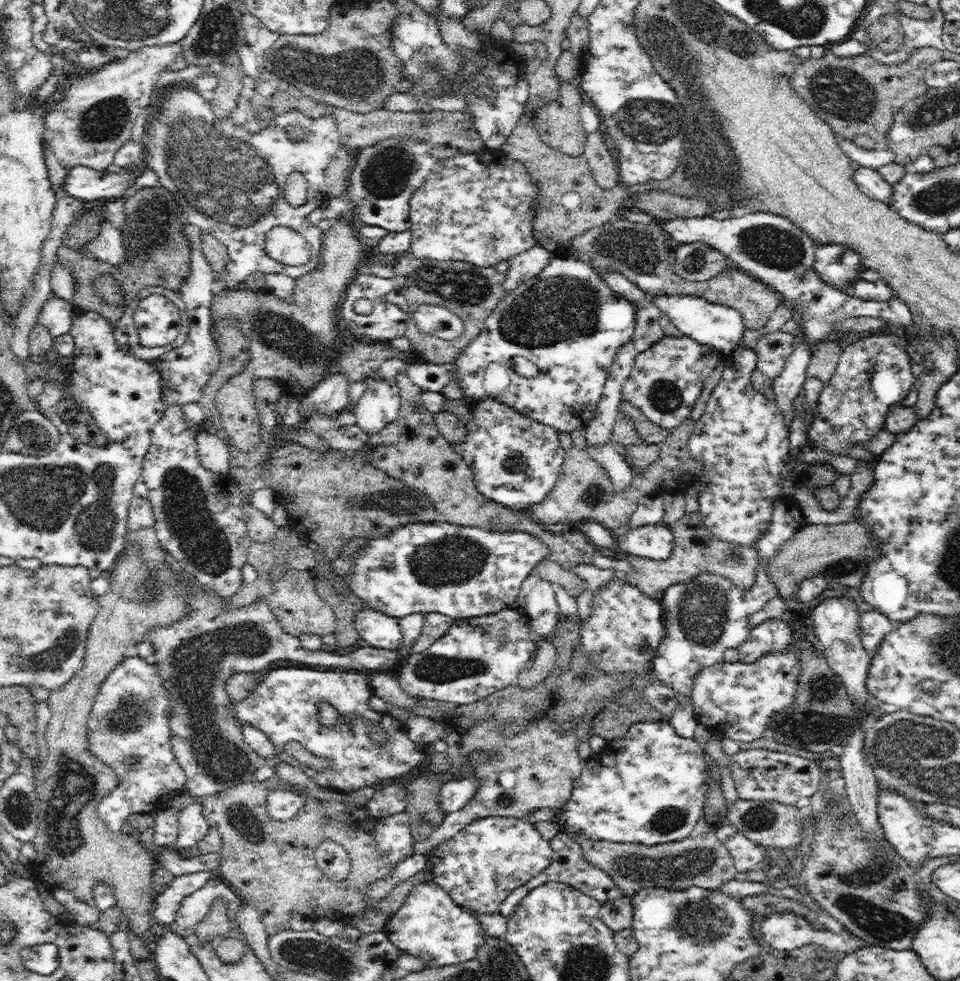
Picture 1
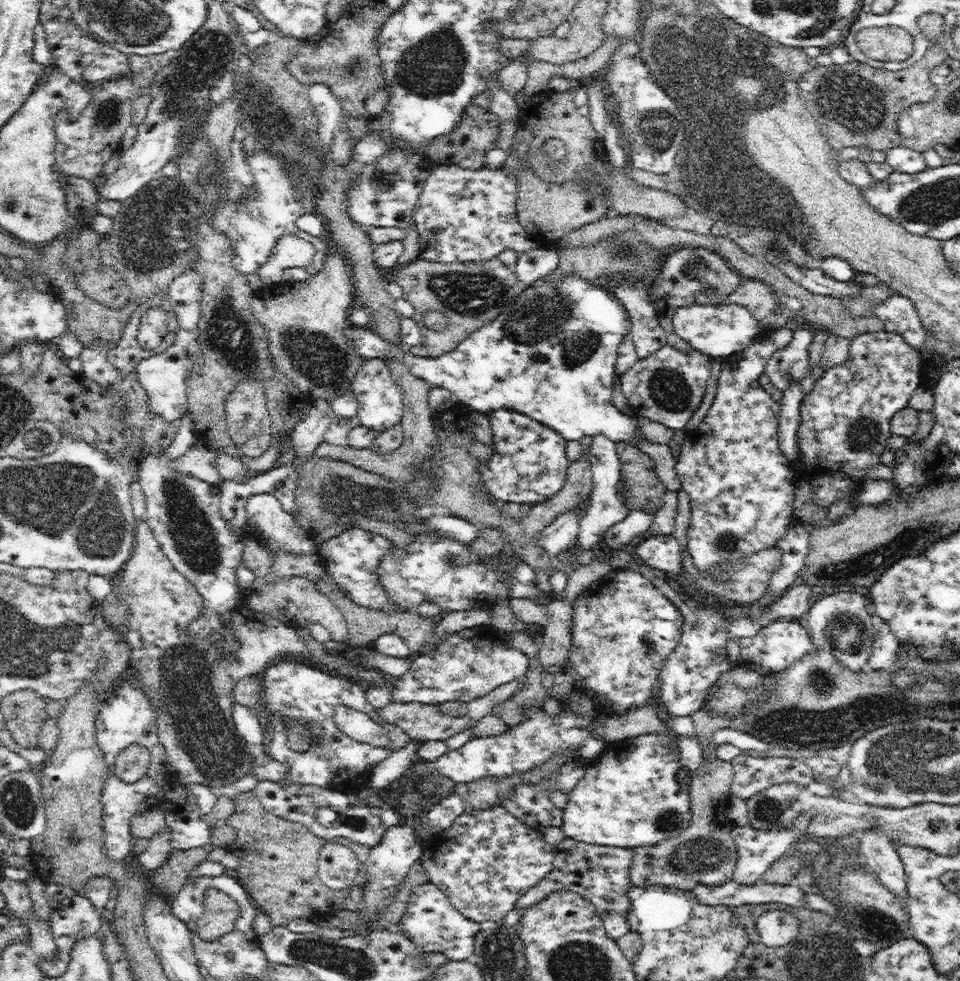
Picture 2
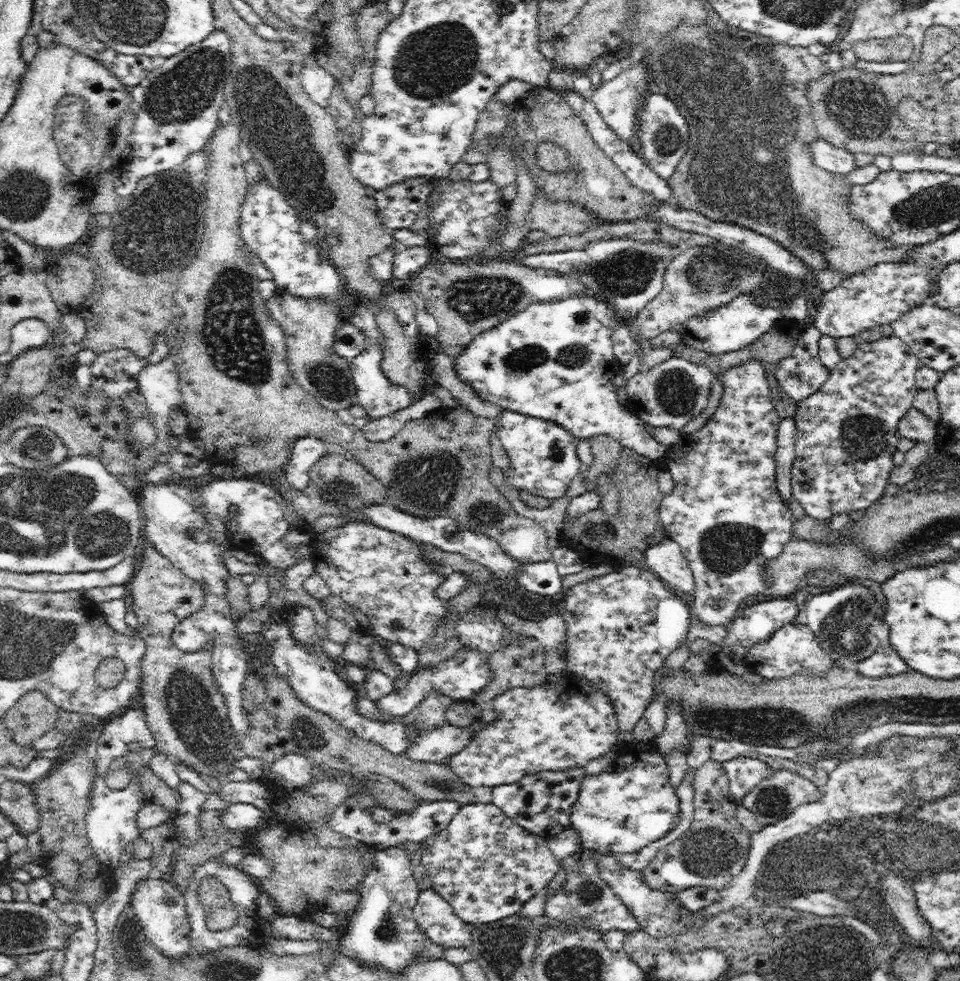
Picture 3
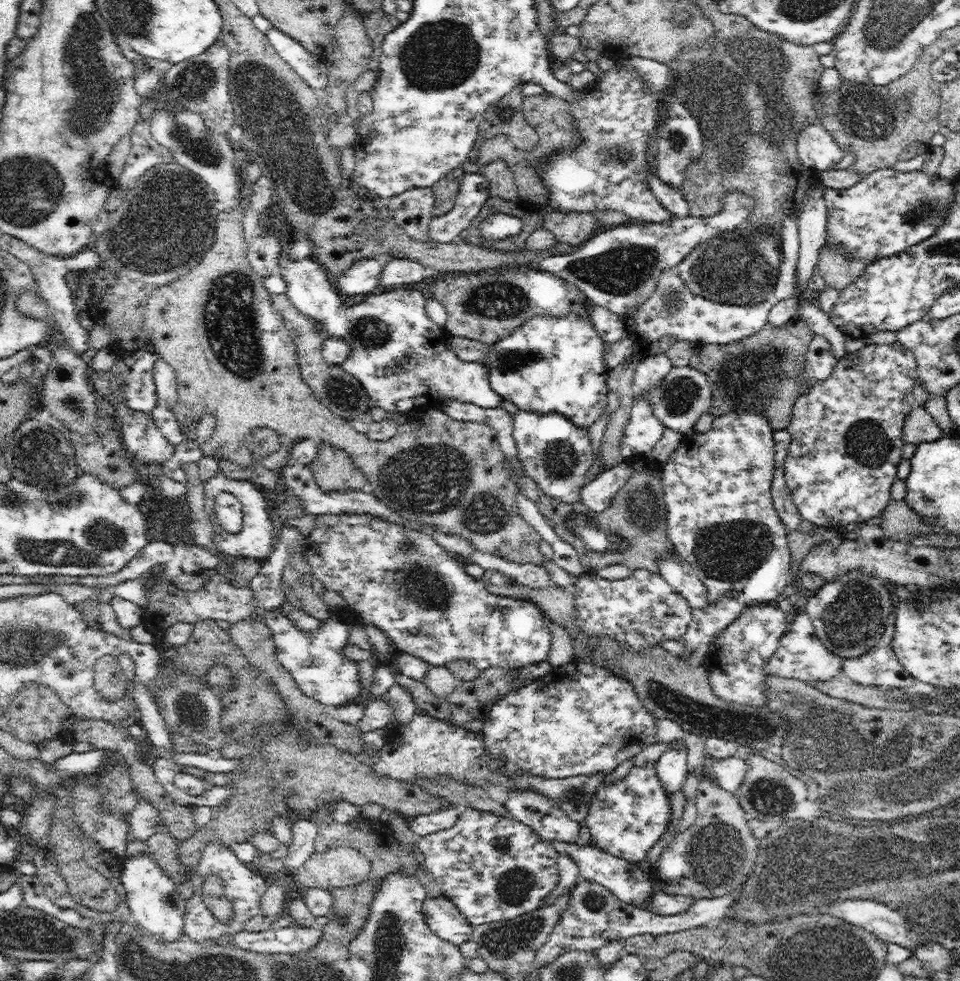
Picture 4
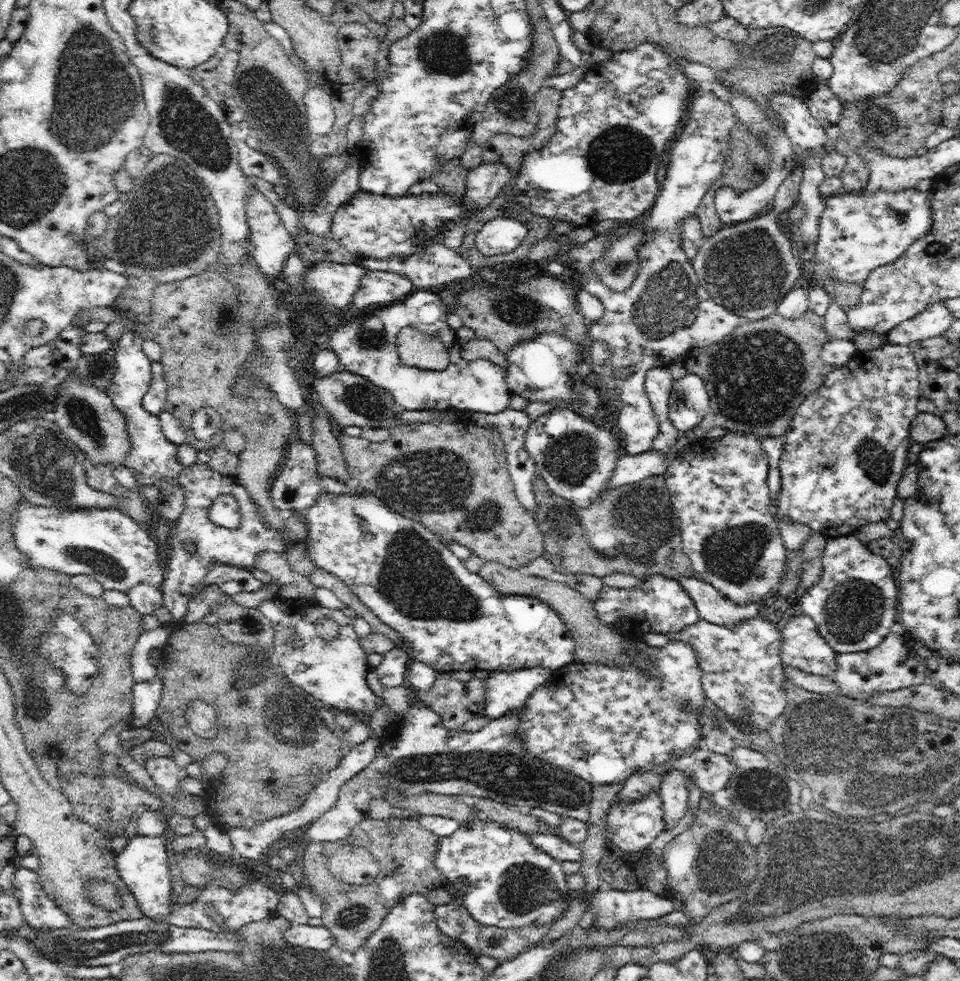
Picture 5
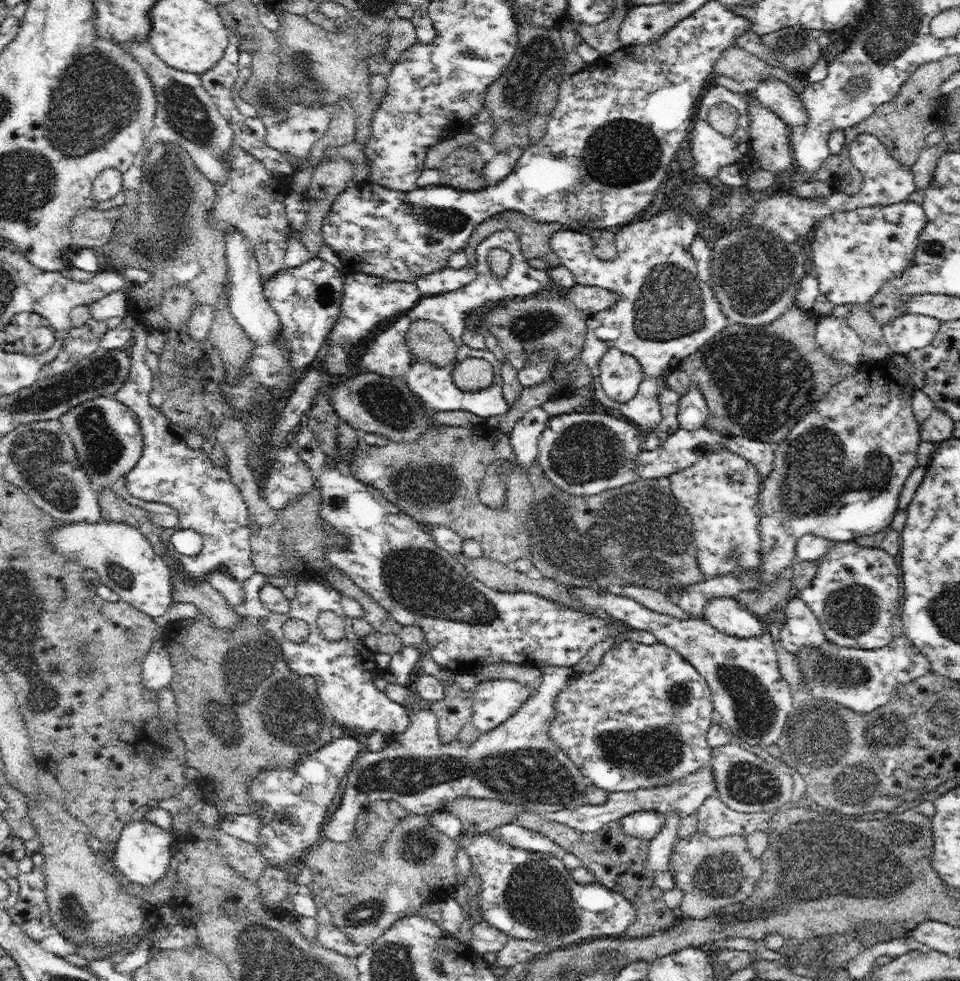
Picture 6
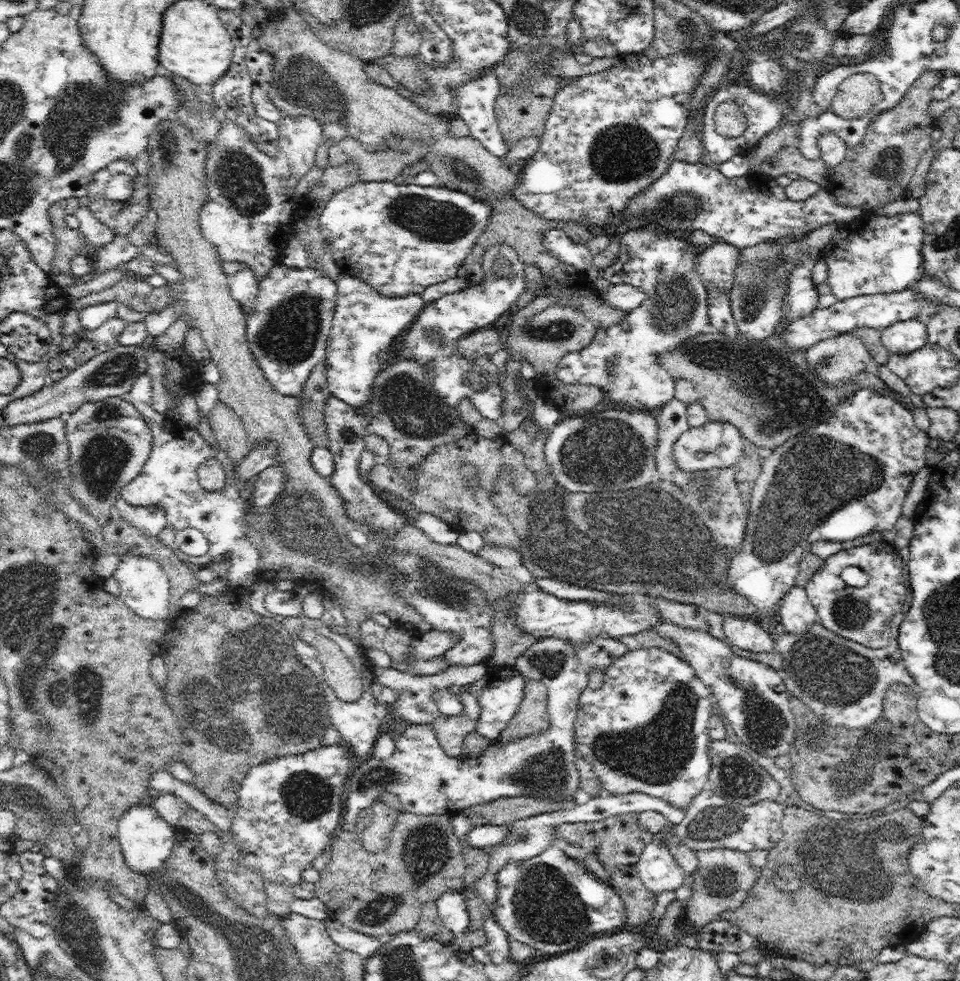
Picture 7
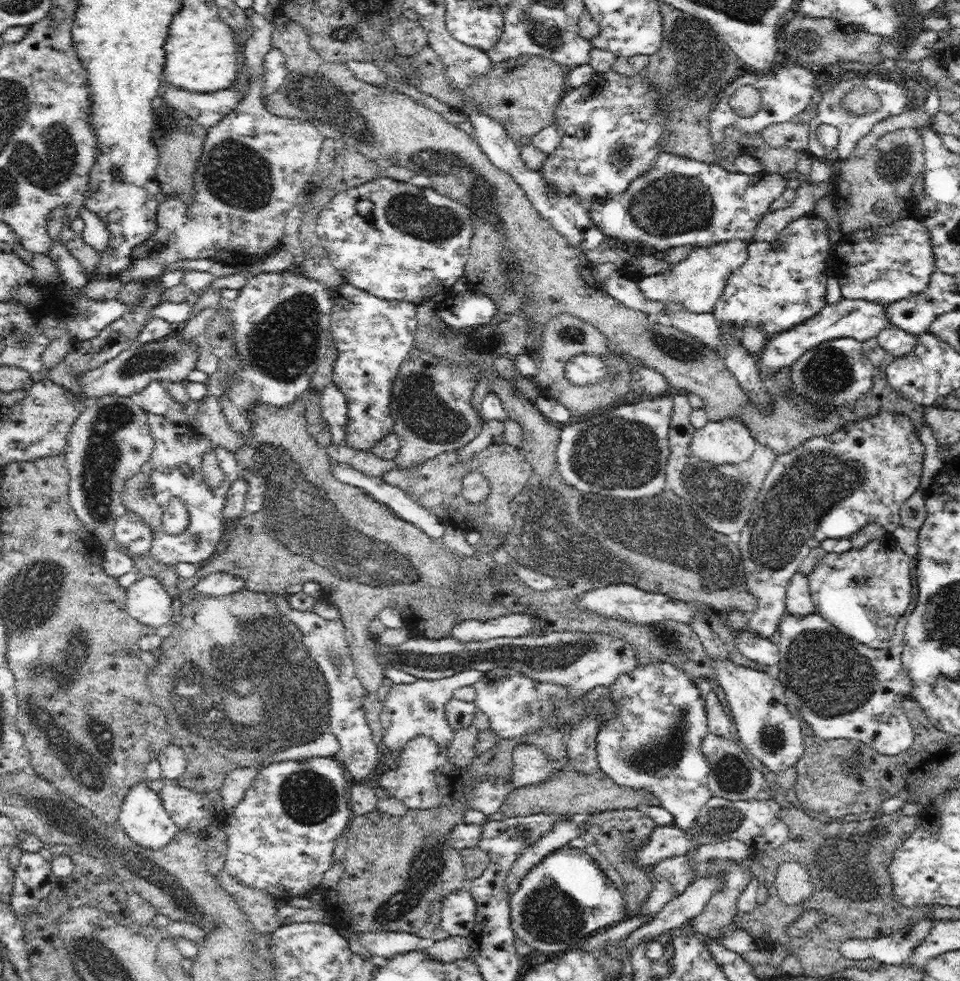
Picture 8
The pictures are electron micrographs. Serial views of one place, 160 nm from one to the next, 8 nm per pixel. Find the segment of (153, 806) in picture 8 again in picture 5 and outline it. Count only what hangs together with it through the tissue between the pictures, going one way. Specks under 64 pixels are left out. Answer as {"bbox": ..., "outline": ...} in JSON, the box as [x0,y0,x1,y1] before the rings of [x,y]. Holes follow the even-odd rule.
{"bbox":[115,832,173,921],"outline":[[[130,832],[127,845],[115,860],[116,870],[132,892],[134,900],[138,901],[140,911],[156,921],[165,920],[173,904],[169,899],[172,896],[172,879],[169,875],[166,842],[166,836],[140,836]]]}

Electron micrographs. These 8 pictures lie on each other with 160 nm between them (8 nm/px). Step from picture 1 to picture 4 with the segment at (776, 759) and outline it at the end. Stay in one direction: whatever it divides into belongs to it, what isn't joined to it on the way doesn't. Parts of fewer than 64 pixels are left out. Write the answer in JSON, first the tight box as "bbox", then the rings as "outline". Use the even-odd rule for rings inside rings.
{"bbox":[704,754,748,794],"outline":[[[708,754],[704,757],[704,774],[709,774],[724,790],[736,794],[748,770],[747,759],[739,756],[717,759]]]}

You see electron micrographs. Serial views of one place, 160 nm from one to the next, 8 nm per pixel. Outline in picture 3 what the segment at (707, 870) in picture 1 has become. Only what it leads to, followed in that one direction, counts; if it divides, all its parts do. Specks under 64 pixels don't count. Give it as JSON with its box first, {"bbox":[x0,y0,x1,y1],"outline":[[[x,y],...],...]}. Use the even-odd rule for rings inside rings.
{"bbox":[640,759,751,894],"outline":[[[712,759],[707,760],[698,770],[695,770],[692,785],[694,785],[694,818],[692,818],[691,827],[684,832],[683,836],[659,850],[658,854],[648,862],[647,867],[640,868],[648,887],[676,894],[696,886],[706,886],[719,891],[728,885],[733,876],[740,874],[740,870],[746,864],[751,832],[743,828],[736,819],[736,808],[739,802],[730,794],[729,778],[723,763]]]}

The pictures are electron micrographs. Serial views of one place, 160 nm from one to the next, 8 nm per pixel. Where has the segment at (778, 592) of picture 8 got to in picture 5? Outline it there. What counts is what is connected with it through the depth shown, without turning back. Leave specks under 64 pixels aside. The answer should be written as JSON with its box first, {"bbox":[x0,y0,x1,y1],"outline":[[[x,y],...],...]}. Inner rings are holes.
{"bbox":[593,342,920,641],"outline":[[[884,342],[880,347],[868,351],[856,350],[854,356],[846,364],[836,367],[820,384],[816,392],[808,394],[804,398],[798,409],[792,416],[789,429],[783,436],[783,451],[779,462],[779,471],[781,474],[781,489],[777,498],[775,516],[777,518],[789,518],[794,522],[801,522],[808,525],[811,530],[822,533],[828,539],[845,537],[870,522],[890,522],[890,512],[894,500],[897,496],[897,486],[906,466],[910,463],[908,458],[908,448],[910,448],[910,426],[912,420],[916,418],[918,410],[916,406],[920,400],[920,381],[918,380],[919,368],[914,355],[909,346],[903,344],[896,345]],[[652,574],[644,580],[639,580],[634,588],[618,588],[616,586],[602,586],[598,596],[594,598],[593,607],[597,618],[624,638],[633,641],[644,641],[647,633],[663,635],[678,634],[684,628],[698,622],[699,615],[694,602],[680,585],[661,574]]]}

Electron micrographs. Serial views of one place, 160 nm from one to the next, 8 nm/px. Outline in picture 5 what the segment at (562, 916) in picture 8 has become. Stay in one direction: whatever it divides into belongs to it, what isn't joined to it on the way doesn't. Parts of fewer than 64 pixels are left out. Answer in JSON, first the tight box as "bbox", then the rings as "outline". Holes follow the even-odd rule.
{"bbox":[434,815,673,928],"outline":[[[475,815],[466,824],[460,825],[454,834],[439,837],[434,862],[450,885],[454,886],[456,881],[464,880],[465,886],[461,889],[460,896],[462,905],[482,925],[522,928],[532,924],[548,924],[552,920],[560,919],[566,904],[571,903],[571,899],[568,899],[570,891],[565,879],[566,873],[561,863],[550,854],[545,854],[542,849],[536,848],[520,830],[490,821],[483,816]],[[611,889],[608,892],[596,892],[589,898],[590,907],[586,910],[586,919],[579,927],[597,926],[597,928],[618,928],[636,920],[653,920],[661,918],[673,911],[673,902],[669,896],[654,894],[650,889],[620,890]]]}

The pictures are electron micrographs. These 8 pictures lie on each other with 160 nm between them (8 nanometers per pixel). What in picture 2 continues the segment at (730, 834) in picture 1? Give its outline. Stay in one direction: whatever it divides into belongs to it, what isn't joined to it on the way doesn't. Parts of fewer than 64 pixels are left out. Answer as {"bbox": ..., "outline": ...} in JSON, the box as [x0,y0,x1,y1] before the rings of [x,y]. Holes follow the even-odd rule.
{"bbox":[731,815,808,886],"outline":[[[800,815],[790,827],[777,831],[756,830],[750,825],[732,825],[731,835],[732,838],[734,838],[734,843],[736,843],[736,848],[738,849],[738,858],[735,869],[733,870],[734,883],[744,886],[762,883],[763,874],[771,868],[773,862],[776,862],[776,860],[785,853],[788,853],[787,849],[790,844],[794,844],[794,842],[803,839],[800,834],[806,830],[808,822],[808,816]]]}

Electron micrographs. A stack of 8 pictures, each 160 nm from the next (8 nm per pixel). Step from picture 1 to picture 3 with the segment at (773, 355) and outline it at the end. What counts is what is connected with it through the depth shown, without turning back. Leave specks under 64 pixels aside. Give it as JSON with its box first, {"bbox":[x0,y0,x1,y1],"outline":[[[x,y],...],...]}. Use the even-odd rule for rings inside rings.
{"bbox":[774,324,831,402],"outline":[[[814,324],[805,326],[792,348],[792,354],[782,358],[774,370],[778,385],[796,402],[820,390],[831,371],[818,357],[818,344],[822,336]]]}

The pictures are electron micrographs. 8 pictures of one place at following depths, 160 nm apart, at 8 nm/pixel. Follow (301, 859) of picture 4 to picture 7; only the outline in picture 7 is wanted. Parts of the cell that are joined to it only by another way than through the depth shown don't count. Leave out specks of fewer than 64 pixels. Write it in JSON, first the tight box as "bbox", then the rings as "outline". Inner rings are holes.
{"bbox":[338,636,628,831],"outline":[[[599,636],[592,642],[582,646],[573,646],[566,640],[558,638],[546,638],[532,644],[519,657],[516,662],[520,674],[526,679],[541,681],[547,689],[548,704],[548,730],[540,734],[530,734],[525,738],[509,741],[501,744],[497,740],[491,742],[488,748],[479,758],[450,757],[438,743],[432,724],[408,724],[402,732],[395,735],[396,749],[388,760],[379,760],[371,756],[369,760],[358,762],[353,766],[348,778],[349,794],[344,816],[344,825],[338,831],[352,830],[356,826],[355,816],[366,807],[370,807],[377,799],[380,792],[387,790],[396,794],[398,800],[406,811],[419,815],[439,815],[462,811],[468,806],[492,802],[502,797],[534,797],[550,801],[562,801],[567,805],[573,805],[575,794],[579,789],[579,772],[575,765],[575,736],[574,722],[576,722],[576,710],[580,694],[588,687],[589,675],[593,669],[600,669],[602,673],[616,662],[616,658],[624,656],[628,652],[626,640],[614,639],[608,636]]]}

